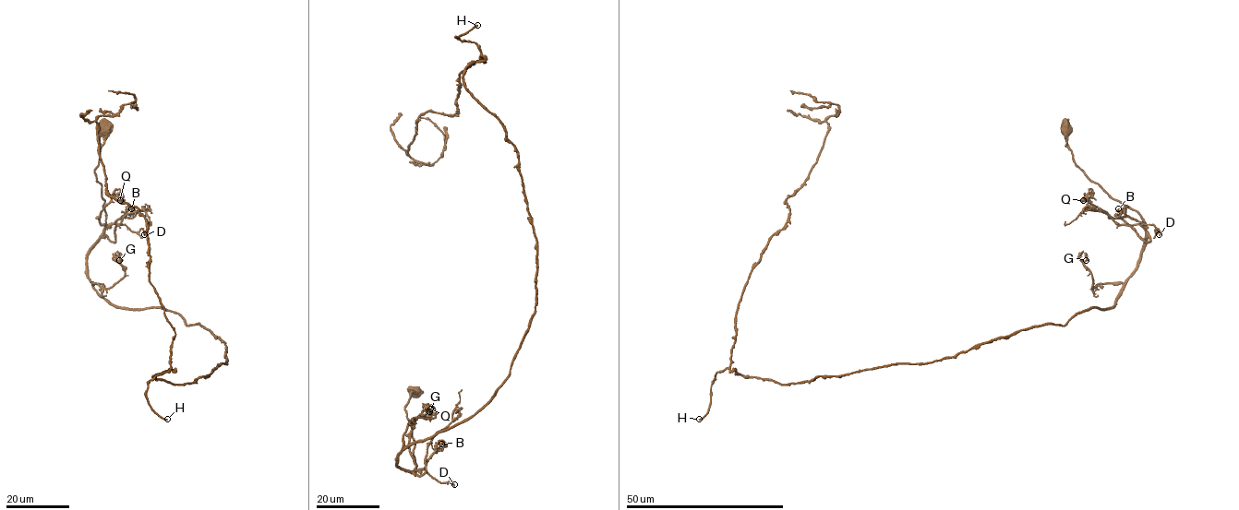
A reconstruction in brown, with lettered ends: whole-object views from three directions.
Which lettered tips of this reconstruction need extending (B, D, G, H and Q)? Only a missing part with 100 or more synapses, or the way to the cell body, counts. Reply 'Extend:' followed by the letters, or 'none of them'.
Extend: H

